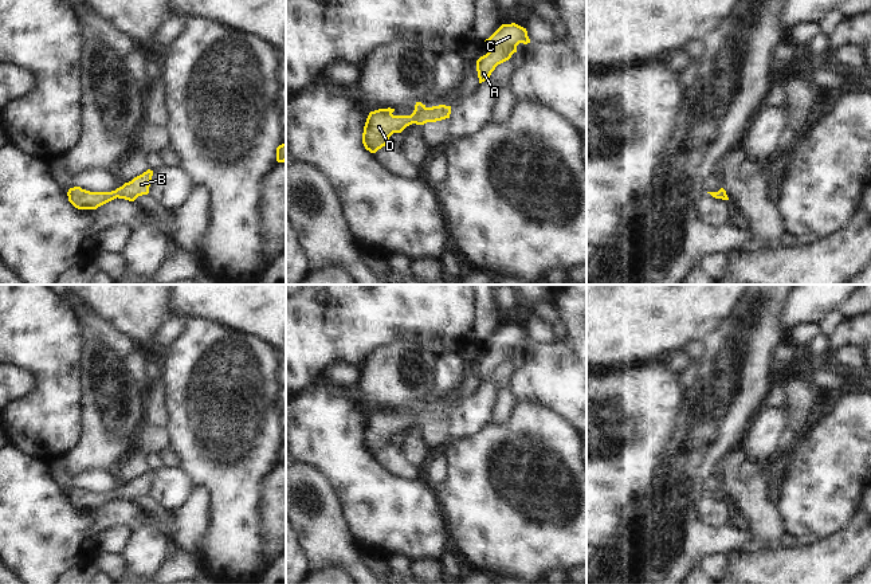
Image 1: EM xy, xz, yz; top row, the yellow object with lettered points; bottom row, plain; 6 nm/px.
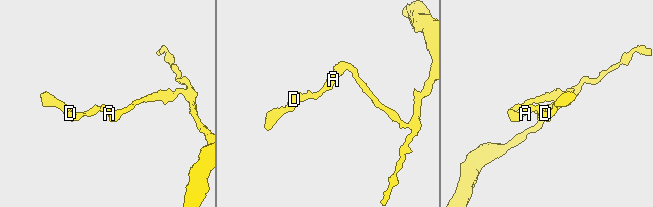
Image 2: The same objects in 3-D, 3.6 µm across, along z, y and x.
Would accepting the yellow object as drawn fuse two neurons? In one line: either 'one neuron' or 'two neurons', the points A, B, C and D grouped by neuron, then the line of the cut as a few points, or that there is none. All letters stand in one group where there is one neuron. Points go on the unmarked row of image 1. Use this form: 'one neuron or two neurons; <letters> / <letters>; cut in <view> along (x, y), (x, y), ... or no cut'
one neuron; A B C D; no cut

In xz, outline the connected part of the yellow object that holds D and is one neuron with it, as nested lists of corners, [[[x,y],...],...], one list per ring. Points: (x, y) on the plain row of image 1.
[[[416,403],[411,416],[393,416],[393,412],[395,409],[388,408],[369,413],[364,427],[362,444],[370,454],[376,454],[385,447],[393,434],[401,434],[412,424],[424,426],[450,419],[451,407],[427,408],[421,403]]]

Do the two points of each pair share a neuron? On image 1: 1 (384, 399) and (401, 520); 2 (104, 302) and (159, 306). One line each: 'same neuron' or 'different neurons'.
1: different neurons
2: same neuron

